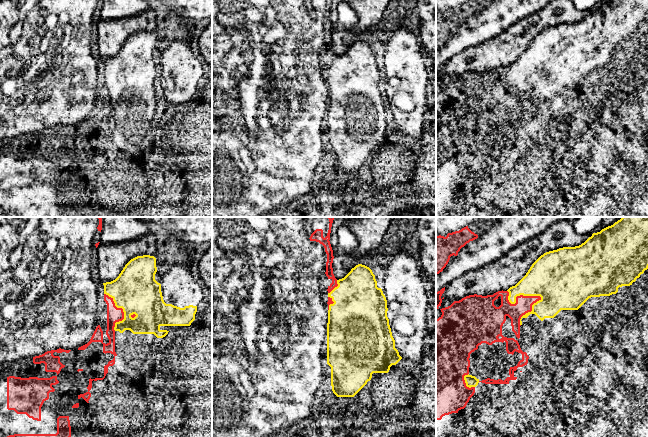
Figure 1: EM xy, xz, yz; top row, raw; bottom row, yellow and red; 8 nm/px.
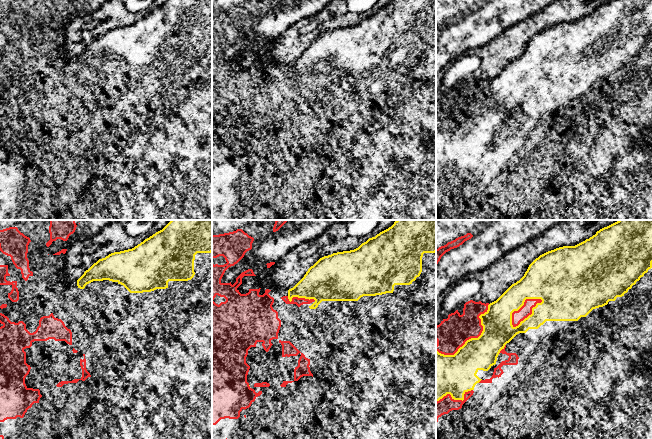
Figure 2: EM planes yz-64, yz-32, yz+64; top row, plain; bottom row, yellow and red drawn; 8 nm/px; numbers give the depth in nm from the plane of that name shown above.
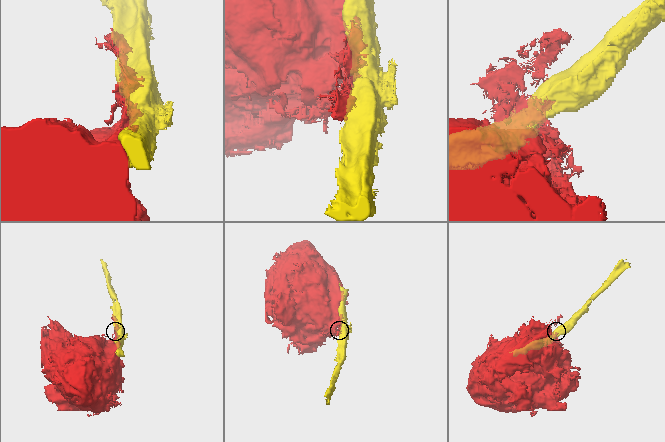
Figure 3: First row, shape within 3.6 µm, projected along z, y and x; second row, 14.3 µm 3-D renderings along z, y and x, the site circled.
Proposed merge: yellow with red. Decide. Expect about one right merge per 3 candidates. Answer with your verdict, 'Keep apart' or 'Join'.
Keep apart

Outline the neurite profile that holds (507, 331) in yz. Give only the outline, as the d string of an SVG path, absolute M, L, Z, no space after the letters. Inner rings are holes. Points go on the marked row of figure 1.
M506 316L506 321L502 326L502 335L507 338L514 338L515 340L520 343L520 340L516 337L515 333L512 331L512 326L511 326L511 319Z

